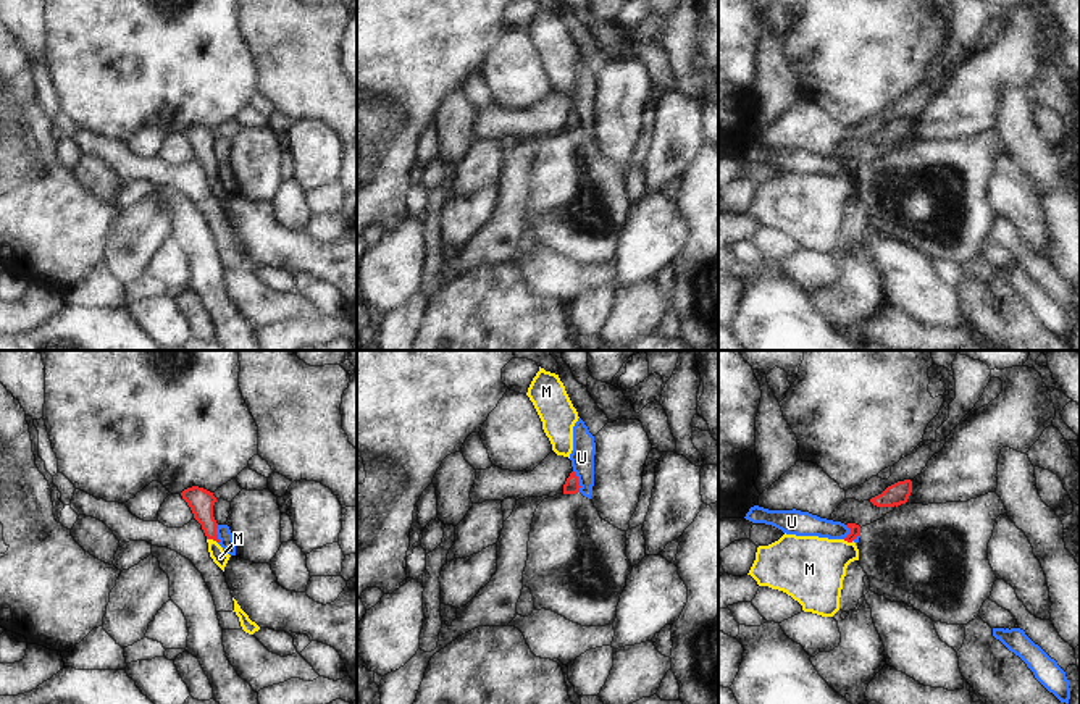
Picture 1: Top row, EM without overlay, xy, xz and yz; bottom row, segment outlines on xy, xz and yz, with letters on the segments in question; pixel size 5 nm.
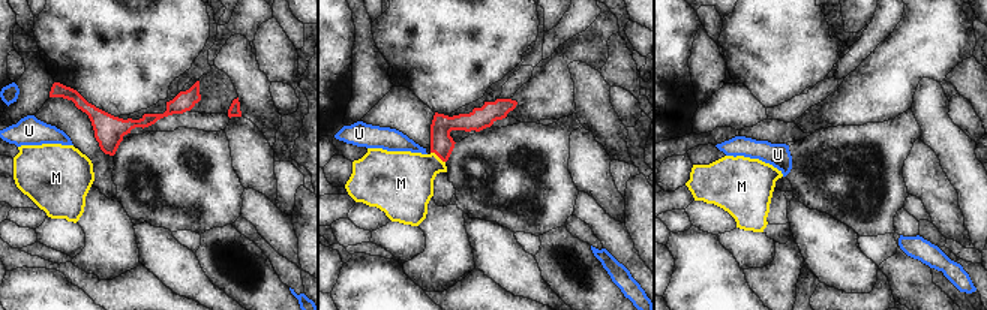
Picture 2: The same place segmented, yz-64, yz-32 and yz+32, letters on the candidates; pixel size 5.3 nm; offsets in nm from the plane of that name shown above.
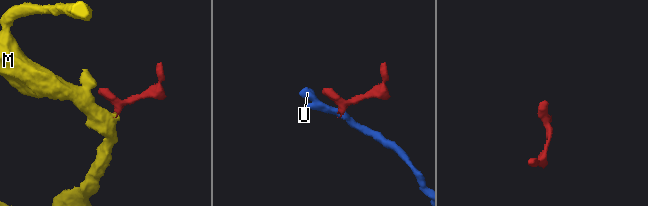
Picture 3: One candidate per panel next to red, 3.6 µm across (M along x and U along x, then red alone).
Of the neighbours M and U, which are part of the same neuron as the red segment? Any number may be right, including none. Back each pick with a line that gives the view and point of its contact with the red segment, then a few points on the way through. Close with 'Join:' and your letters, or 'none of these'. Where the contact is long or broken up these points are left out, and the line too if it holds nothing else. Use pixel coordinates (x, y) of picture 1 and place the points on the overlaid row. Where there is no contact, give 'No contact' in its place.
M: Touches red at xy (212, 538). Path across: xy (200, 501), (212, 538), (220, 557)
Join: M

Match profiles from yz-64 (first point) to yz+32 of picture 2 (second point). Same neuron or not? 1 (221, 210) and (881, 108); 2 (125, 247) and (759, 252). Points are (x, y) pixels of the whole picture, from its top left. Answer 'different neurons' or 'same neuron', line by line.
1: different neurons
2: different neurons

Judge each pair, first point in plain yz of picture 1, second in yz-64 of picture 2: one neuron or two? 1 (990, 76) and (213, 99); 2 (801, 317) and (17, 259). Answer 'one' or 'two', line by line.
1: one
2: two

